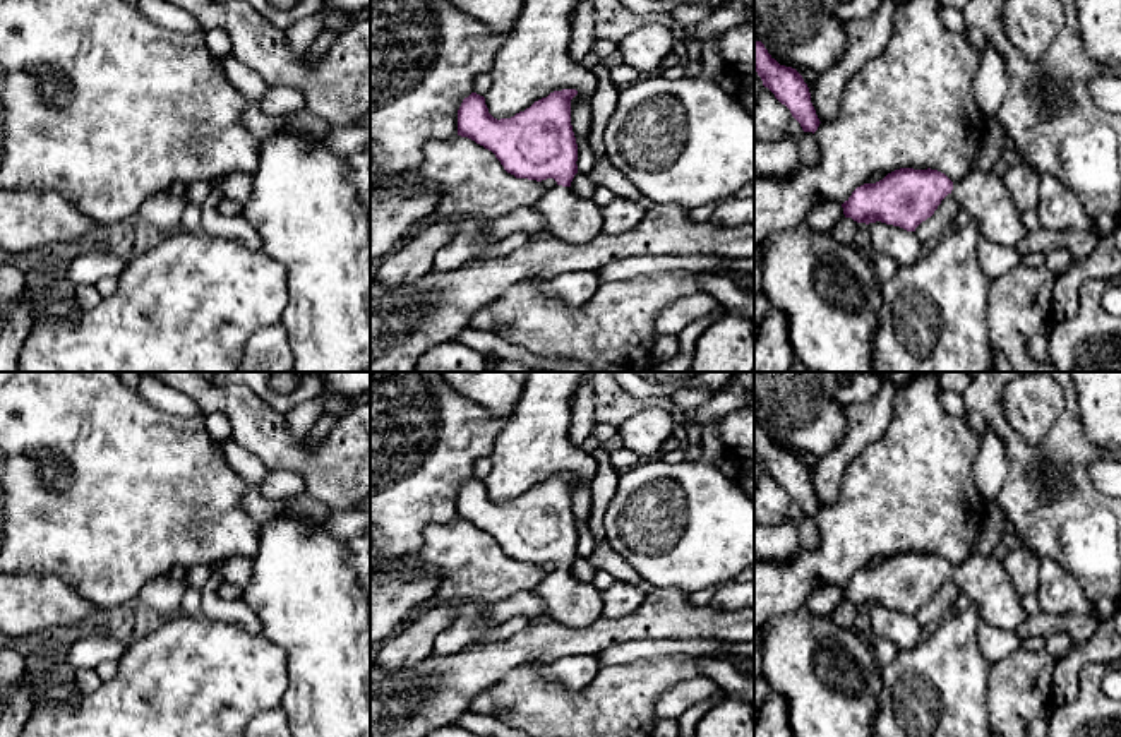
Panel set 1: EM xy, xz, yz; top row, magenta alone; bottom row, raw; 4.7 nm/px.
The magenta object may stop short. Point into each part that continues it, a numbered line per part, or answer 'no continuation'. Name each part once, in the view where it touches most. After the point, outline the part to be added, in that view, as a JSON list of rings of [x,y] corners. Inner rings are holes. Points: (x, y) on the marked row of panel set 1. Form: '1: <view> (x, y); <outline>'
1: xz (566, 216); [[[550,187],[531,207],[543,216],[543,231],[567,243],[586,243],[603,231],[602,207],[572,192],[571,187]]]

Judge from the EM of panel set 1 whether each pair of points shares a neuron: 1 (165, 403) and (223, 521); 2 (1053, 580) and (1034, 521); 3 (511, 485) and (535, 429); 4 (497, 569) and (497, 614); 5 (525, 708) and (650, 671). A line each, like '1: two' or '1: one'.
1: two
2: two
3: one
4: two
5: one

